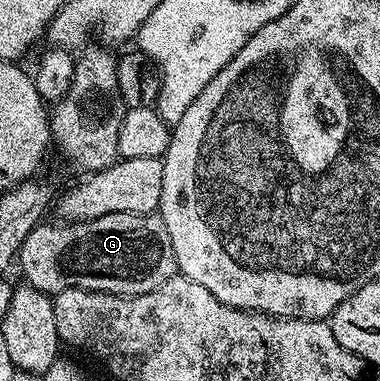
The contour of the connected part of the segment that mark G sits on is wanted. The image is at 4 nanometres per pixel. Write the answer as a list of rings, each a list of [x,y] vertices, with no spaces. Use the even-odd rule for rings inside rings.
[[[110,213],[106,217],[98,217],[91,219],[88,223],[72,223],[71,225],[60,225],[64,227],[44,227],[45,225],[37,225],[26,237],[26,241],[20,246],[18,256],[18,267],[20,263],[20,271],[24,274],[23,279],[29,286],[39,291],[46,292],[47,295],[55,297],[62,289],[70,289],[71,287],[81,287],[87,291],[105,291],[111,295],[141,295],[142,293],[150,293],[154,289],[158,289],[158,285],[162,285],[177,274],[176,262],[174,261],[174,249],[170,245],[170,233],[166,233],[166,225],[162,221],[159,213],[150,215],[139,215],[138,213]]]

